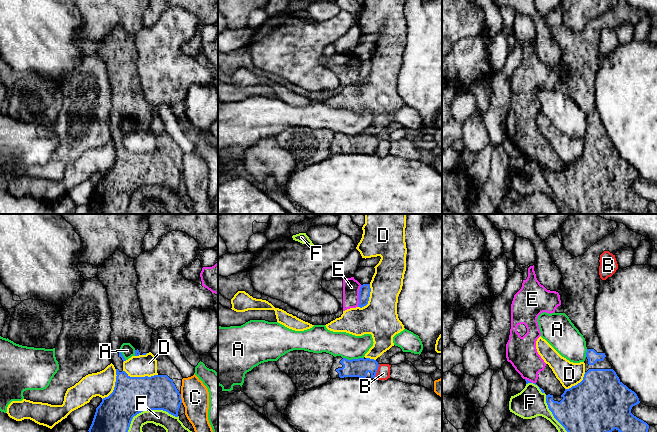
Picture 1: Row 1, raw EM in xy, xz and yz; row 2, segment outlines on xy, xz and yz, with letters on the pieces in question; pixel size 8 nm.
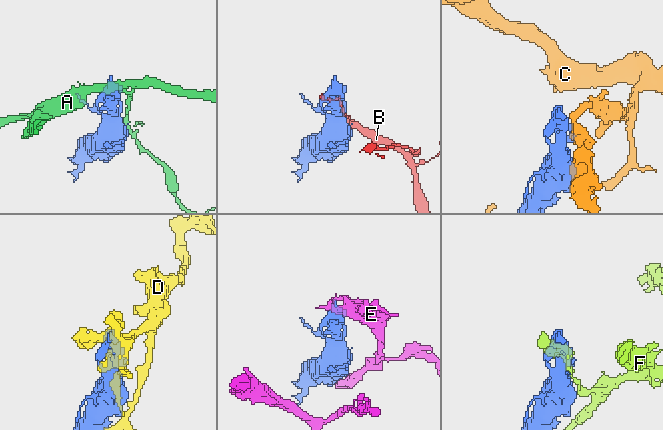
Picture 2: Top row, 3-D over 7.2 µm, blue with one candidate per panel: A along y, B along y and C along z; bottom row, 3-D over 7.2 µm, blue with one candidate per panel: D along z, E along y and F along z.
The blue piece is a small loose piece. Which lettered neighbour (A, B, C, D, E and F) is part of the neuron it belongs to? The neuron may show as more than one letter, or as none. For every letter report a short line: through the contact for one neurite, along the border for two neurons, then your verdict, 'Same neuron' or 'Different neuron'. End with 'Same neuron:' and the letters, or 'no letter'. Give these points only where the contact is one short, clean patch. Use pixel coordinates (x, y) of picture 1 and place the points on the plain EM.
A: Line: xz (343, 133), (348, 135), (363, 134). Different neuron
B: Different neuron
C: Line: xy (180, 170), (182, 178). Different neuron
D: Different neuron
E: Different neuron
F: Different neuron
Same neuron: no letter

